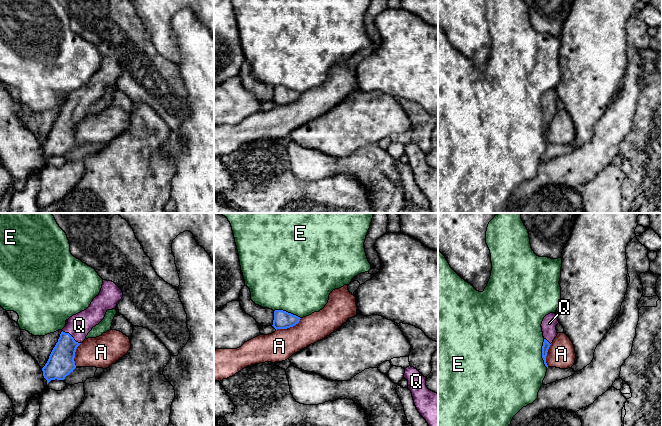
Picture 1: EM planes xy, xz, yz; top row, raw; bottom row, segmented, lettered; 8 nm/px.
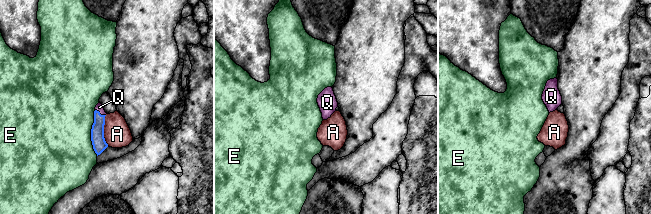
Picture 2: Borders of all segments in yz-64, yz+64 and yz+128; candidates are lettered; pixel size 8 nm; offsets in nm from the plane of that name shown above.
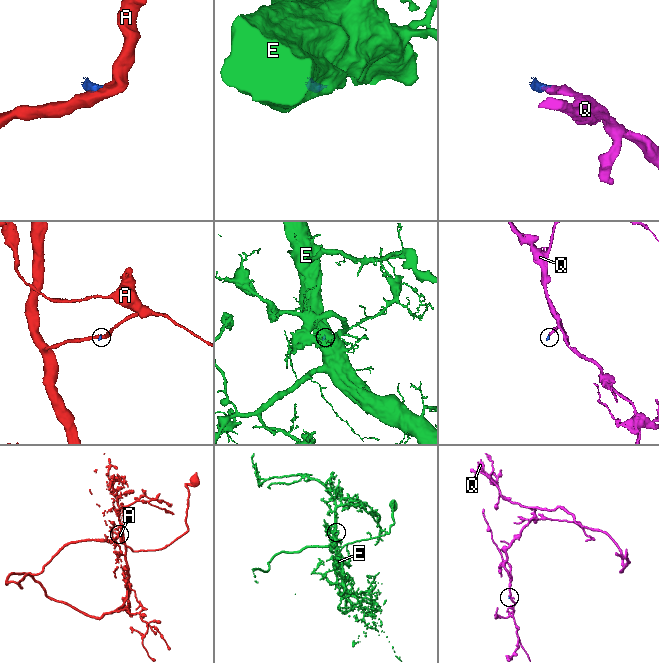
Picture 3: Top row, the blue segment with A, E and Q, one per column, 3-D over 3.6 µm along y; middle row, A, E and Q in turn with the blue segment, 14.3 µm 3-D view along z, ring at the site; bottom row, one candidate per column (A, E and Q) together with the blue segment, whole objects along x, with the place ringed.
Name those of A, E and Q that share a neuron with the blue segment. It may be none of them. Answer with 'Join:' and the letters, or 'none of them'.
Join: Q

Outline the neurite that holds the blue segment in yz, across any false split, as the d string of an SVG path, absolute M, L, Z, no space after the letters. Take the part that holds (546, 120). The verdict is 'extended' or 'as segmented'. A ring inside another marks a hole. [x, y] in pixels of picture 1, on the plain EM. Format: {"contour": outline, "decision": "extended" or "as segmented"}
{"contour": "M550 89L546 91L542 97L541 103L544 113L544 118L542 122L542 134L544 136L545 142L548 144L548 141L546 139L546 132L548 125L557 112L557 106L556 101L559 99L558 94L555 89Z", "decision": "extended"}

